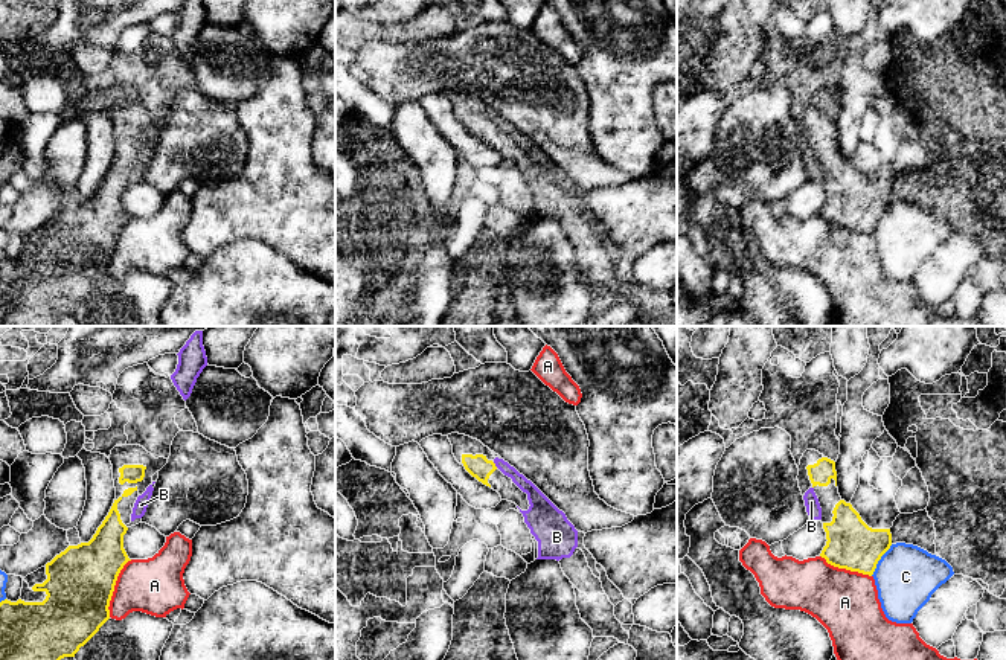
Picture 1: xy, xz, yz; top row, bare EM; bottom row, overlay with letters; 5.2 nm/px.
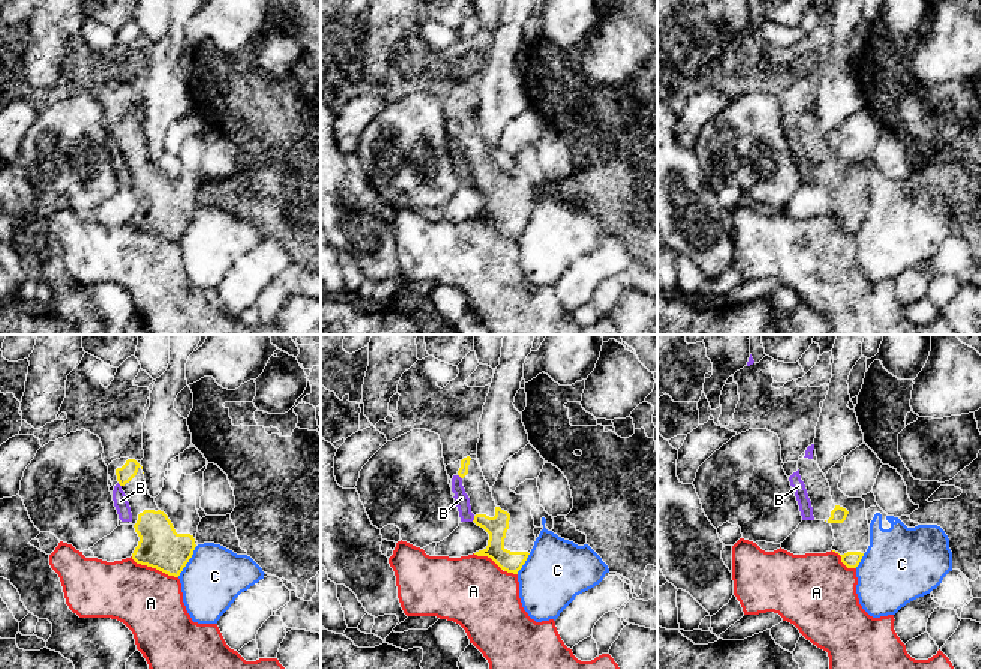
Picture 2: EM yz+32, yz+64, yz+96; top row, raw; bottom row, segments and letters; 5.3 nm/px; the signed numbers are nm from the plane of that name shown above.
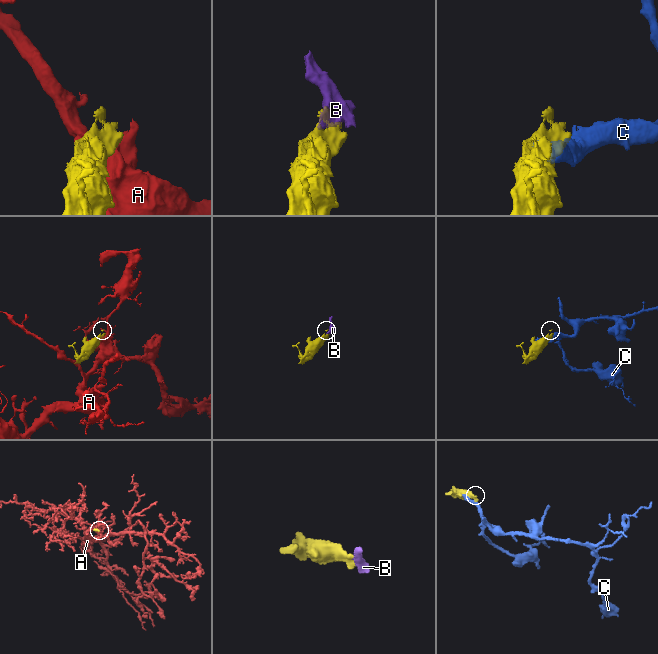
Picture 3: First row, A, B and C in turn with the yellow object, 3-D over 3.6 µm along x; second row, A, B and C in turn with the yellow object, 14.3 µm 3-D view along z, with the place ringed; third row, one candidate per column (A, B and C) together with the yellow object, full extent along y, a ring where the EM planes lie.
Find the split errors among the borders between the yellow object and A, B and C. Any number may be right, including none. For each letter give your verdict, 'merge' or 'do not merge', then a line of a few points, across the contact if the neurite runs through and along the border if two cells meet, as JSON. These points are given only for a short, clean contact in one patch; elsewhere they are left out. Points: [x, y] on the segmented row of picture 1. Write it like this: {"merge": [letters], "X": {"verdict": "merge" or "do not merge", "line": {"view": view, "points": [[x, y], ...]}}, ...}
{"merge": ["B"], "A": {"verdict": "do not merge"}, "B": {"verdict": "merge"}, "C": {"verdict": "do not merge"}}

